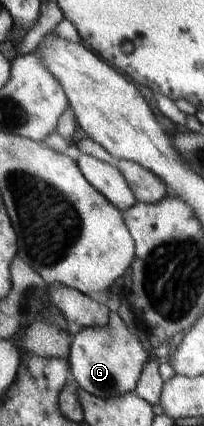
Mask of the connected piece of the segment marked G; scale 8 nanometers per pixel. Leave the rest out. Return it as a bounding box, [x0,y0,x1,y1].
[68,312,152,399]

